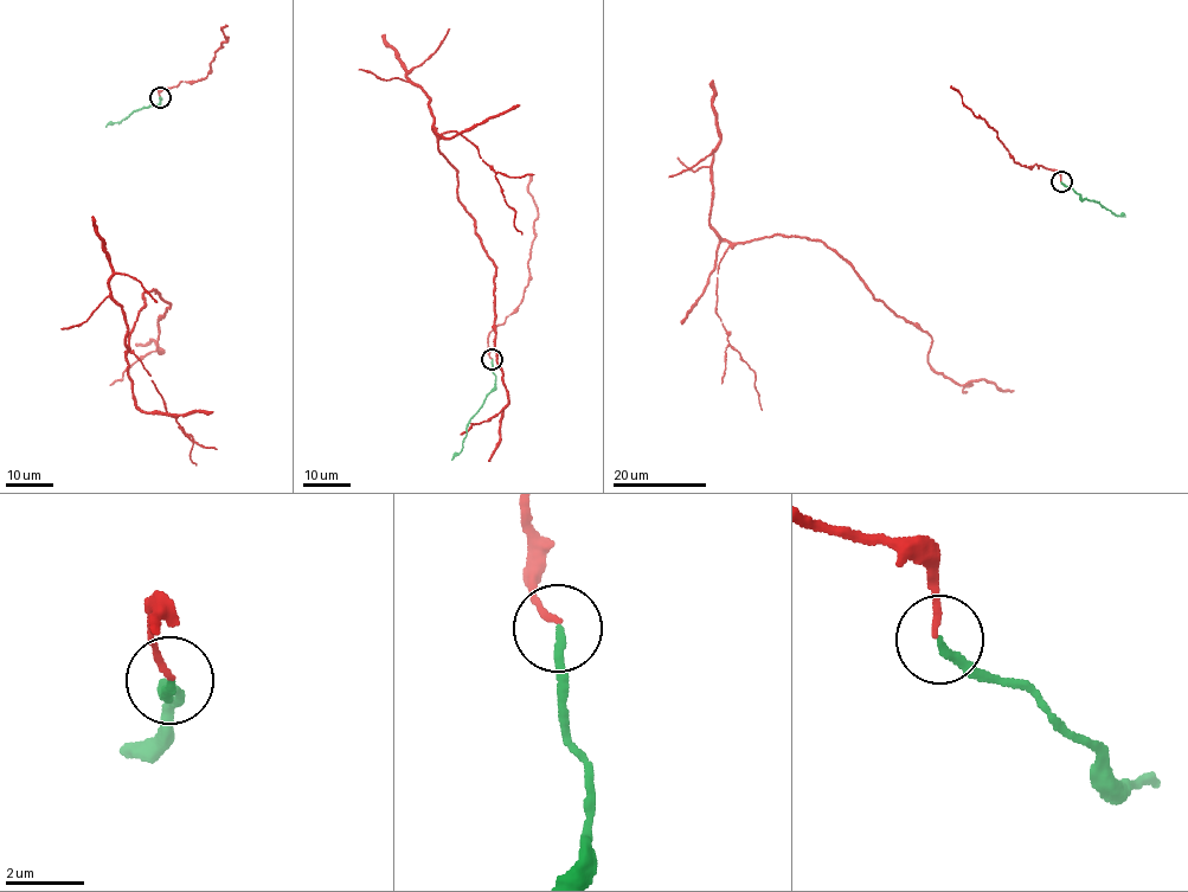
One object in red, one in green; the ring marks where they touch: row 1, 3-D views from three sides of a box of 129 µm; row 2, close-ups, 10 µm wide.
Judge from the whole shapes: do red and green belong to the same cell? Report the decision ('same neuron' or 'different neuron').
same neuron

